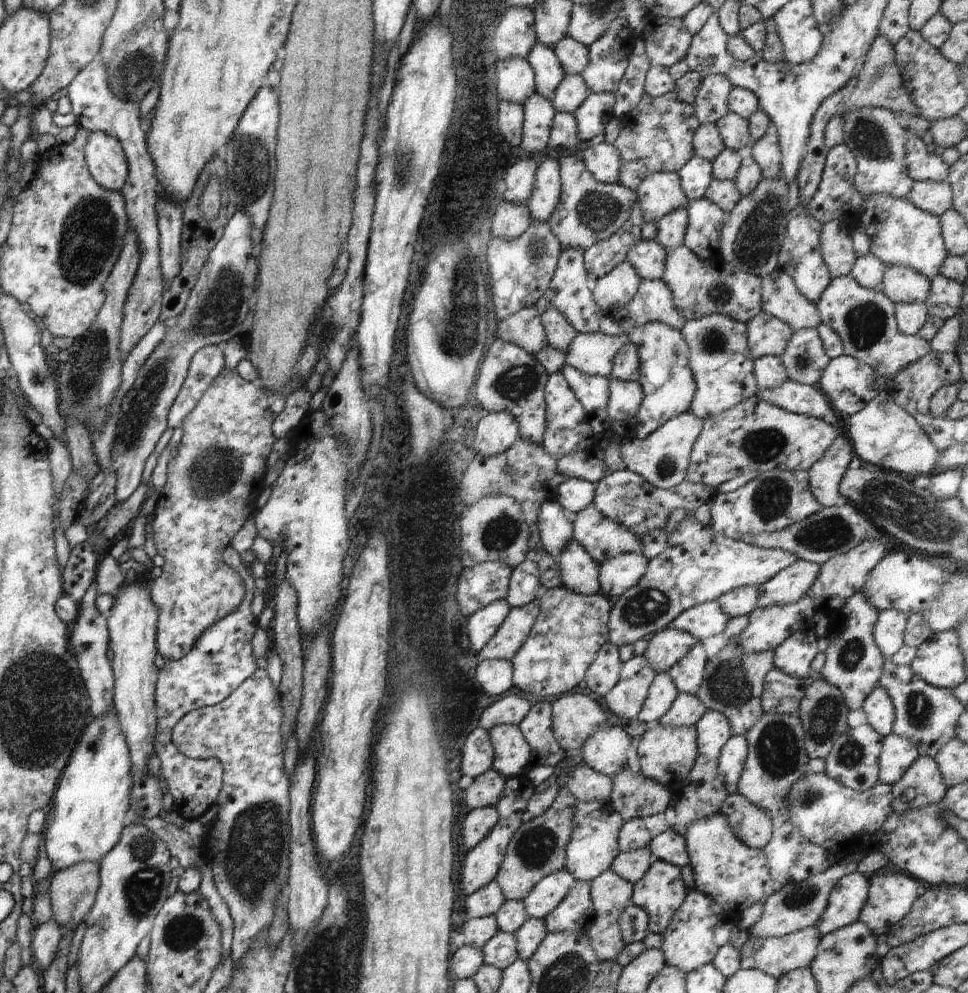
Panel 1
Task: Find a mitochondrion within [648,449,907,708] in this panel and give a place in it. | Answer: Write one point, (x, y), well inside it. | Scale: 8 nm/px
(832, 532)

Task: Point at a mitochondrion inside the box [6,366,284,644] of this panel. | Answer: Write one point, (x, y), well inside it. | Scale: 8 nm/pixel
(215, 472)

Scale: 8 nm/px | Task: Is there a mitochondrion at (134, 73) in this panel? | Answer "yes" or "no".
yes

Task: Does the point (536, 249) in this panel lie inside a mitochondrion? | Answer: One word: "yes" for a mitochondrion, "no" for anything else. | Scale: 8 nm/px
yes

